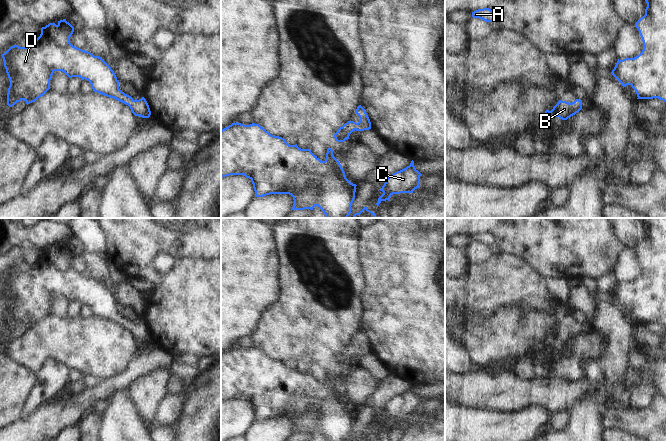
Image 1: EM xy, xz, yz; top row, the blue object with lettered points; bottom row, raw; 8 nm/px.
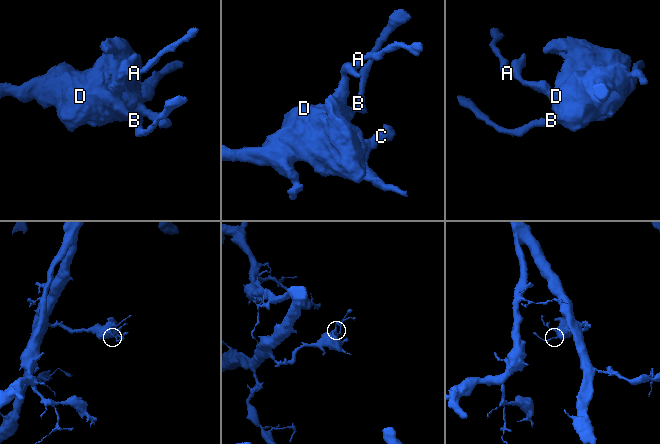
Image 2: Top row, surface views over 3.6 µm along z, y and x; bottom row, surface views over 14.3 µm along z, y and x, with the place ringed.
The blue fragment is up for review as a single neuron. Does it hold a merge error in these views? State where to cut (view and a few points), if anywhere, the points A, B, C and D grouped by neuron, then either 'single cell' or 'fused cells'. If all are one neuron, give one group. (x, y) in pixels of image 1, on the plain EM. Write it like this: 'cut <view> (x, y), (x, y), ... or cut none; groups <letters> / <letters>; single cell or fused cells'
cut none; groups A B C D; single cell

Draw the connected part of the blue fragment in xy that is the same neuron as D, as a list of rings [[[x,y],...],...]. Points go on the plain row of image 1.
[[[66,243],[58,245],[58,248],[49,247],[41,252],[40,260],[30,267],[29,271],[11,270],[1,280],[8,299],[10,310],[7,317],[7,329],[14,330],[24,324],[26,328],[35,326],[50,313],[50,304],[55,295],[64,296],[69,302],[80,301],[88,304],[94,316],[114,322],[128,329],[135,340],[149,342],[151,335],[144,321],[133,323],[119,313],[119,305],[111,291],[102,283],[92,277],[73,270],[70,261],[74,251]]]

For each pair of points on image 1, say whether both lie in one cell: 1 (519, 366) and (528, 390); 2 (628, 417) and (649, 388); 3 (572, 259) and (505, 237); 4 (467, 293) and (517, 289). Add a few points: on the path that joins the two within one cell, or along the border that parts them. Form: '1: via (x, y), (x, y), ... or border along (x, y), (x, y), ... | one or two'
1: border along (506, 365), (522, 379), (535, 378) | two
2: border along (654, 394), (651, 402), (646, 407), (630, 407) | two
3: via (555, 242), (550, 237), (522, 237) | one
4: via (479, 292), (485, 289), (505, 289) | one

